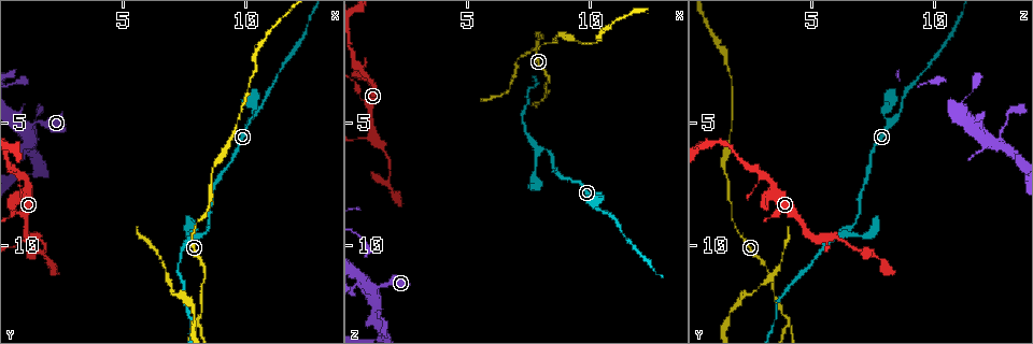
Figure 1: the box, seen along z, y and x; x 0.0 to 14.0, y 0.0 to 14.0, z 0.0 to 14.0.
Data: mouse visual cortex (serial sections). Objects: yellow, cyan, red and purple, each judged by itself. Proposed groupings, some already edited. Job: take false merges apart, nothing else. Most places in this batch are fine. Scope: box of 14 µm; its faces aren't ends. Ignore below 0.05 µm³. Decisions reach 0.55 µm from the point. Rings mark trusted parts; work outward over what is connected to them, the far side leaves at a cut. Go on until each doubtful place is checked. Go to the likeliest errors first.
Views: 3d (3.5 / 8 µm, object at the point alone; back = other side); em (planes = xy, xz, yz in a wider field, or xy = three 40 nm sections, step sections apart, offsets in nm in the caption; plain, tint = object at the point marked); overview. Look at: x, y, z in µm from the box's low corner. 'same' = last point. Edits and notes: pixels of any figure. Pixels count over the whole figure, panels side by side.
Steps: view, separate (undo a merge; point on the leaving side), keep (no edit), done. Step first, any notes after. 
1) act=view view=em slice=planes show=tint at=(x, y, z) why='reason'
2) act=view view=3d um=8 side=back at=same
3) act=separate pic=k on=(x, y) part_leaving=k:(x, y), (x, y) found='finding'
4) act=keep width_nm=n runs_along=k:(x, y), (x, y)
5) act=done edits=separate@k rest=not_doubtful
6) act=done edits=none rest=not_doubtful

act=view view=3d um=8 at=(10.3, 4.5, 8.0) why='abrupt turn'

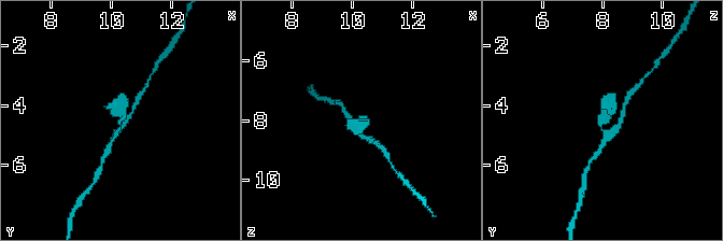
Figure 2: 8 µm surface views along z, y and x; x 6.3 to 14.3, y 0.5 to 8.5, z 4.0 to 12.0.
act=view view=em slice=planes show=tint at=(10.2, 4.6, 8.0) why='need the tissue'

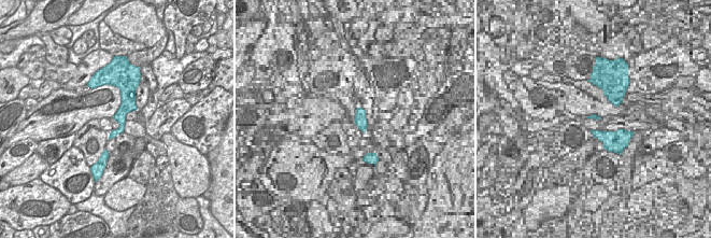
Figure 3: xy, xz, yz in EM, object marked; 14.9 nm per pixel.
act=keep runs_along=2:(110, 147), (122, 115), (109, 107) found='all the same cell'

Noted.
act=view view=3d um=8 at=(8.0, 9.6, 6.1) why='three-way junction'

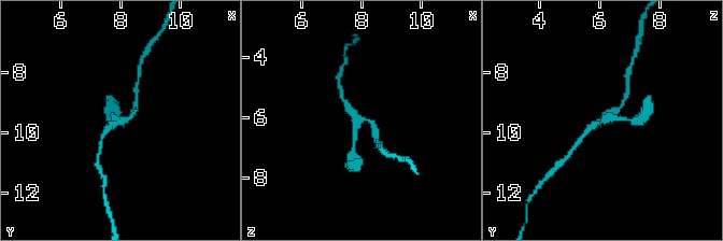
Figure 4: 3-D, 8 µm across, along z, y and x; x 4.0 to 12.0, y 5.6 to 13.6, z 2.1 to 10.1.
act=view view=em slice=xy step=1 show=tint at=(8.0, 9.7, 6.1)

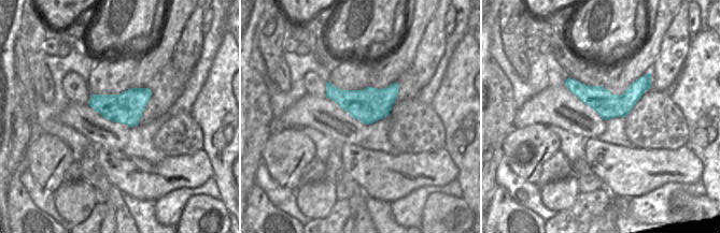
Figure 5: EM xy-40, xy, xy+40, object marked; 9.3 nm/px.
act=keep runs_along=5:(646, 79), (625, 100), (567, 83) found='continuous, no second cell'

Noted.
act=view view=3d um=3.5 at=(8.0, 13.2, 4.2) why='three-way junction'

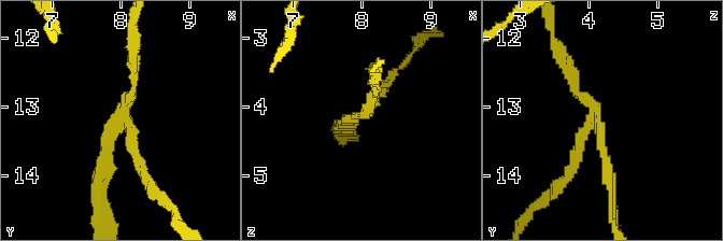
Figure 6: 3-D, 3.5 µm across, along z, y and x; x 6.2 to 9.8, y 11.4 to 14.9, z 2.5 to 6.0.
act=separate pic=6 on=(138, 159) arms=3 part_leaving=6:(129, 128), (132, 152), (146, 171) found='two cells meet here'

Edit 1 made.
act=view view=3d um=3.5 at=(1.9, 10.3, 7.4) why='sudden change in width'

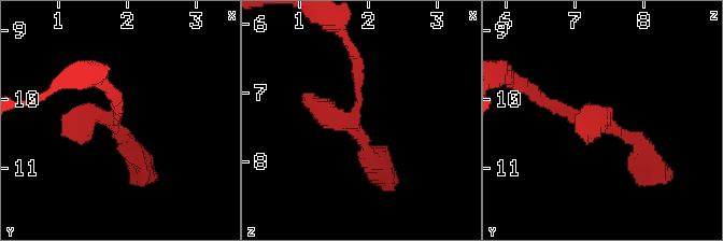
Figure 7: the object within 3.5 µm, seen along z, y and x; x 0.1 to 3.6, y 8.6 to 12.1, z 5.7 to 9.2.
act=view view=em slice=xy step=3 show=tint at=(1.80, 10.35, 7.35) why='need the tissue'

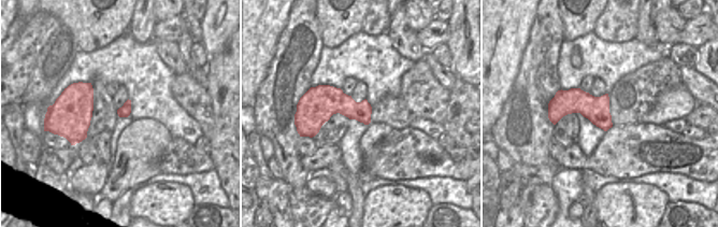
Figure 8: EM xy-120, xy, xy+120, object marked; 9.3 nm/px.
act=keep runs_along=7:(537, 97), (618, 129), (650, 159) found='one cell here'

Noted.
act=done edits=separate@6 rest=not_doubtful

